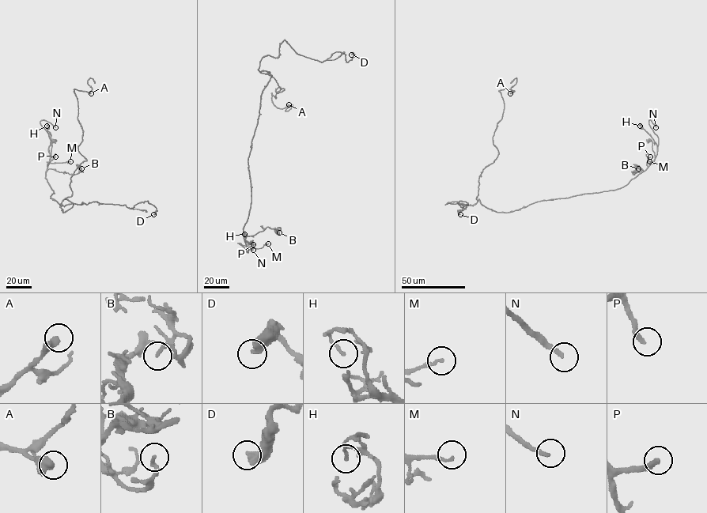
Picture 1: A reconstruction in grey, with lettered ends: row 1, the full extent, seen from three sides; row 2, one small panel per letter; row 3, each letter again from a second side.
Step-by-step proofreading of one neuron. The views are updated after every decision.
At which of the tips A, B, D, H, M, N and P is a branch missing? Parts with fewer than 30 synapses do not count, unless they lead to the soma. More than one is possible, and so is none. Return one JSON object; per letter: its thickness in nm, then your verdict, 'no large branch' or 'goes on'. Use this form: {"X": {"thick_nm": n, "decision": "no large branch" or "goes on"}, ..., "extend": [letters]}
{"A": {"thick_nm": 500, "decision": "no large branch"}, "B": {"thick_nm": 180, "decision": "no large branch"}, "D": {"thick_nm": 440, "decision": "no large branch"}, "H": {"thick_nm": 150, "decision": "no large branch"}, "M": {"thick_nm": 140, "decision": "no large branch"}, "N": {"thick_nm": 220, "decision": "goes on"}, "P": {"thick_nm": 240, "decision": "no large branch"}, "extend": ["N"]}

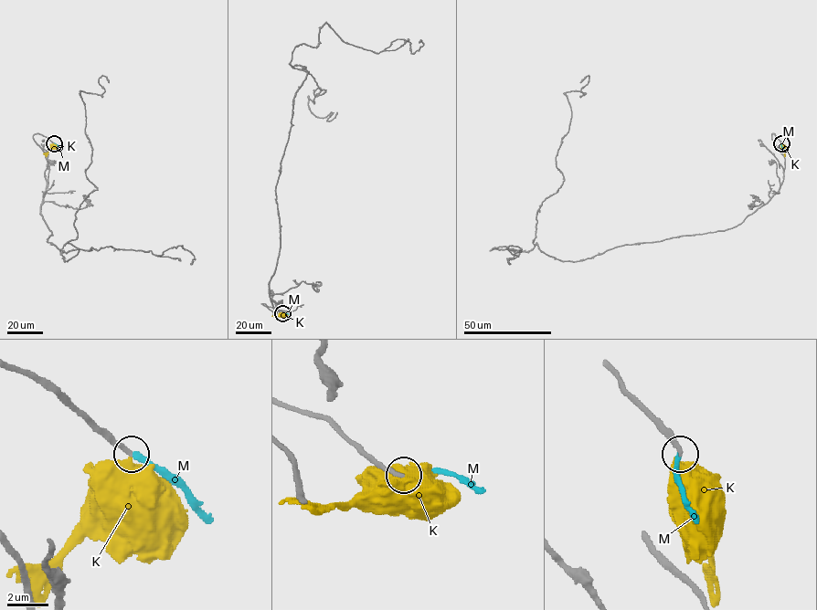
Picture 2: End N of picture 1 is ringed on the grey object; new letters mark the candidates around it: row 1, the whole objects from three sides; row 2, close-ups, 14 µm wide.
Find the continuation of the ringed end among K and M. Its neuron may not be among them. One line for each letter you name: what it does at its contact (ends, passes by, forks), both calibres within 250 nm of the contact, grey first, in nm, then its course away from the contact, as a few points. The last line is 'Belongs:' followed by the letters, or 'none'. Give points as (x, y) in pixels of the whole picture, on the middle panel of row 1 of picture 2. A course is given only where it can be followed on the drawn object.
M: it ends; calibres 240 and 260 nm
Belongs: M

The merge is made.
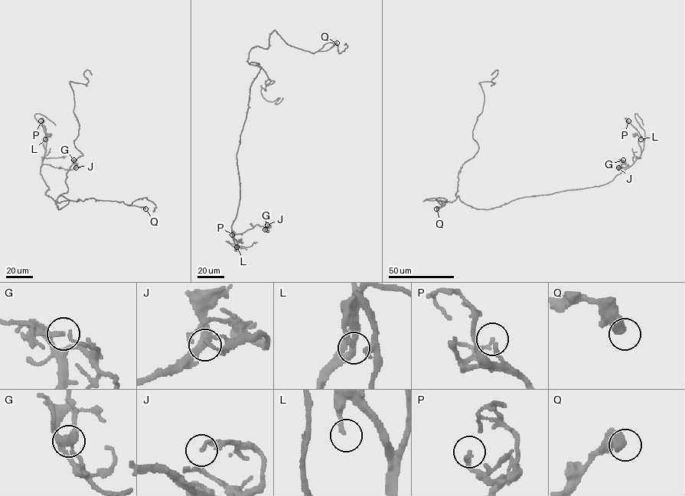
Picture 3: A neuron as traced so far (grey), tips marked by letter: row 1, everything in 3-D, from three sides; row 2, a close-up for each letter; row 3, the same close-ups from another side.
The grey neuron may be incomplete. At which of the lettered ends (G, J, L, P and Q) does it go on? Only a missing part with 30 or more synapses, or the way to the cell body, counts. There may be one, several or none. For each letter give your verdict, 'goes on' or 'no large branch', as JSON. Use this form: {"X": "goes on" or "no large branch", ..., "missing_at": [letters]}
{"G": "no large branch", "J": "no large branch", "L": "no large branch", "P": "no large branch", "Q": "no large branch", "missing_at": []}

